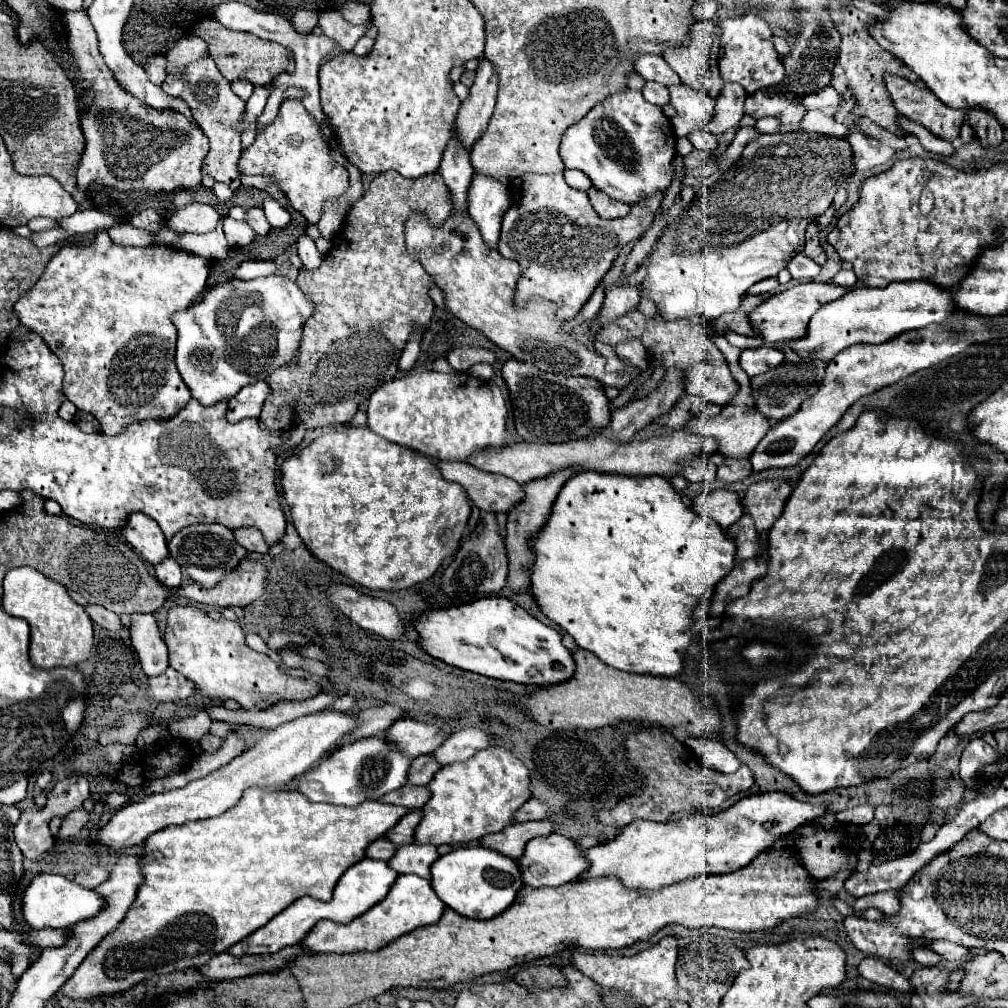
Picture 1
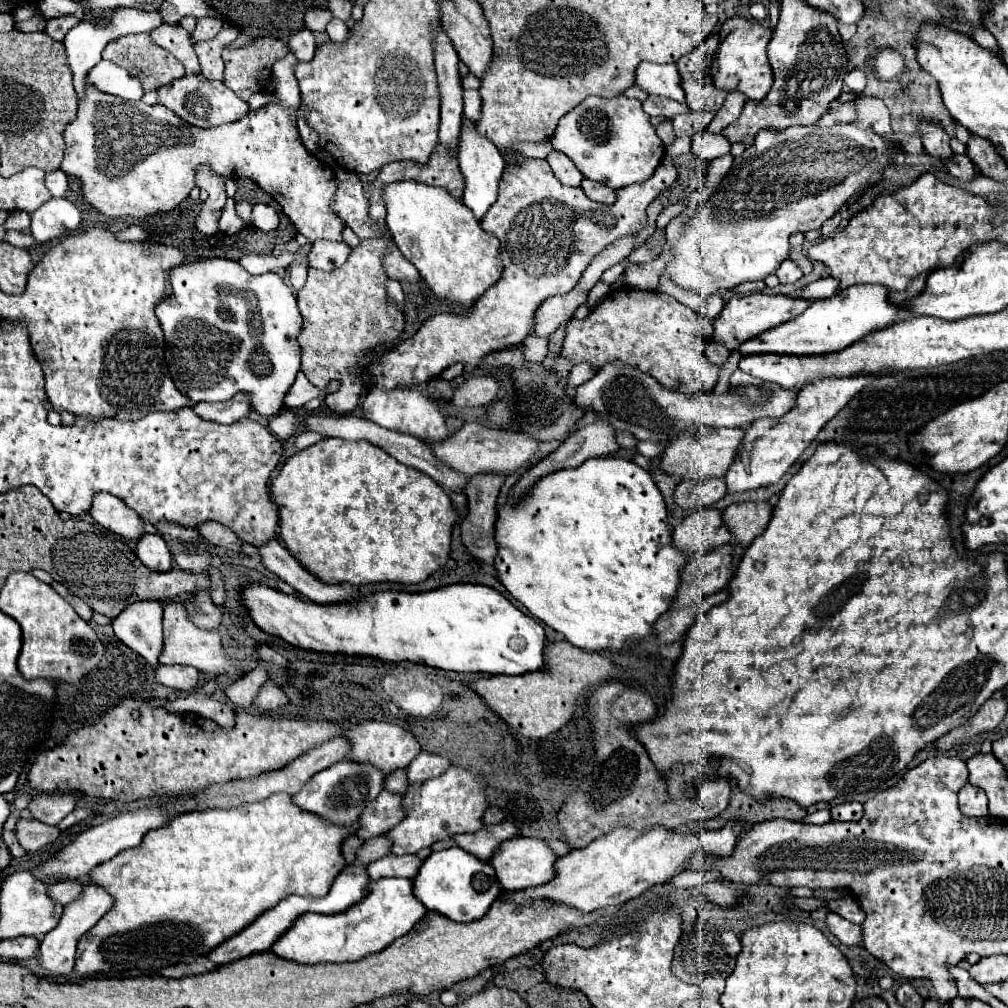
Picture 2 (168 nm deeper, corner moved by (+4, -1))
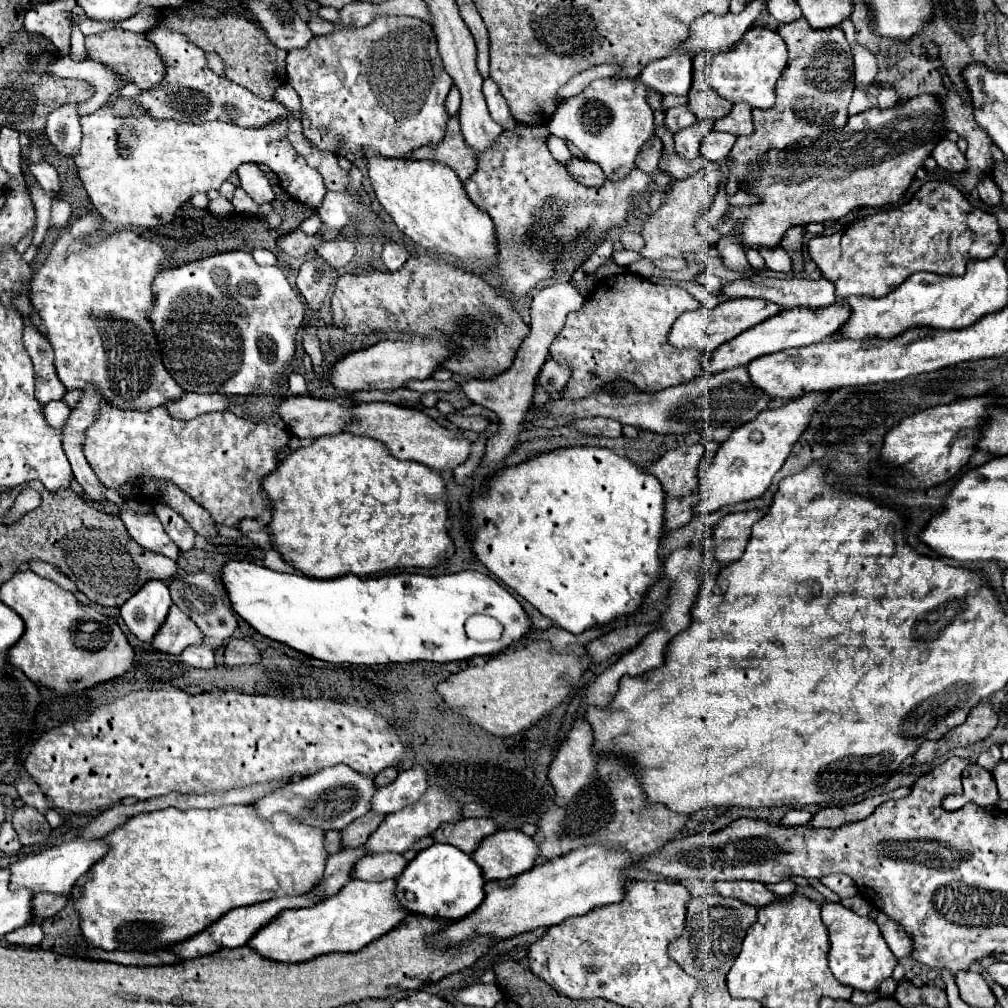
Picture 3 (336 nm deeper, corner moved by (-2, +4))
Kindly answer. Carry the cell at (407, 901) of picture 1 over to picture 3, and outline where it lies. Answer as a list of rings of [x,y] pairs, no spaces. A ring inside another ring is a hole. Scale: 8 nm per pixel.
[[[350,880],[338,894],[324,898],[316,906],[300,910],[284,910],[272,924],[258,932],[248,946],[278,962],[306,962],[332,952],[358,952],[370,942],[382,938],[410,914],[394,896],[396,880],[362,882]]]

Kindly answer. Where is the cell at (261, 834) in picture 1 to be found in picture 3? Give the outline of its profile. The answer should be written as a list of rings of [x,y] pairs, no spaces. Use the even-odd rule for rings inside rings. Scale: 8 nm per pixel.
[[[250,804],[184,812],[164,808],[150,814],[138,814],[108,834],[106,840],[112,846],[108,856],[96,862],[92,870],[76,882],[72,900],[82,918],[80,926],[84,938],[92,946],[108,952],[158,952],[204,932],[234,908],[280,896],[308,894],[320,884],[324,864],[330,856],[324,830],[312,828],[302,820],[292,820],[286,812],[260,818]]]

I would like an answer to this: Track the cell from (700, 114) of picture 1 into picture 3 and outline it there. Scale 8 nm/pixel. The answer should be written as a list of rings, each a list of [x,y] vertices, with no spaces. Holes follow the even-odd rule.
[[[700,120],[700,122],[676,132],[676,136],[674,136],[676,152],[690,160],[696,158],[700,154],[700,142],[712,130],[712,126],[714,126],[714,120]]]

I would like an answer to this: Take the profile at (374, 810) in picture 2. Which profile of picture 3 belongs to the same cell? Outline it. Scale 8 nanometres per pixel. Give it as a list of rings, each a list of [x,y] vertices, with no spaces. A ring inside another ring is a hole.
[[[368,812],[366,816],[354,820],[348,828],[342,830],[342,846],[356,848],[366,844],[366,840],[372,836],[372,832],[380,826],[382,820],[384,820],[384,814],[376,814],[376,812]]]

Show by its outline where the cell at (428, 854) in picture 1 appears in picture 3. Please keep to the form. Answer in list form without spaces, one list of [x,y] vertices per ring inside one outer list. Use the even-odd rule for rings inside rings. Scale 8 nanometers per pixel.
[[[394,852],[372,854],[372,856],[368,854],[356,862],[352,876],[366,882],[382,882],[386,878],[398,878],[406,866],[408,860],[402,854],[394,854]]]

